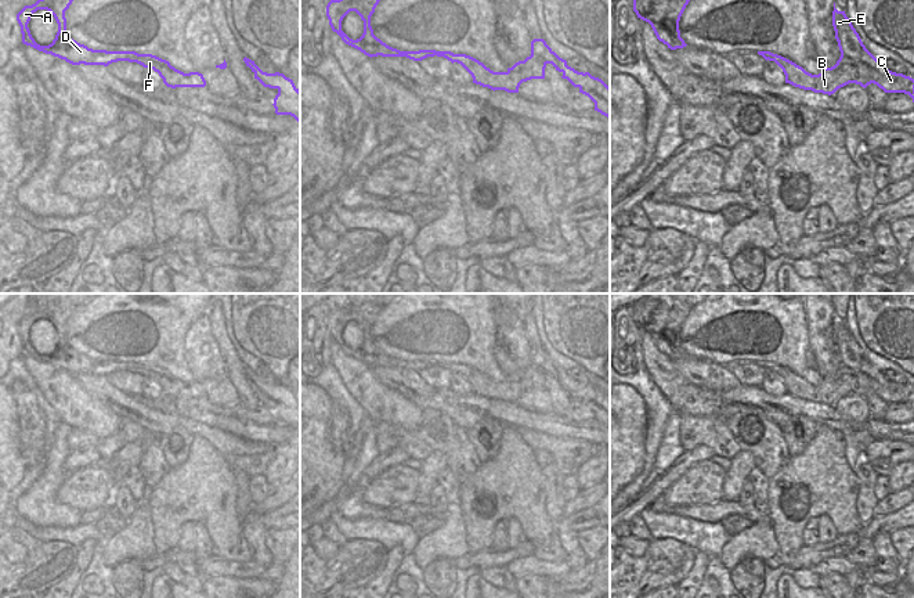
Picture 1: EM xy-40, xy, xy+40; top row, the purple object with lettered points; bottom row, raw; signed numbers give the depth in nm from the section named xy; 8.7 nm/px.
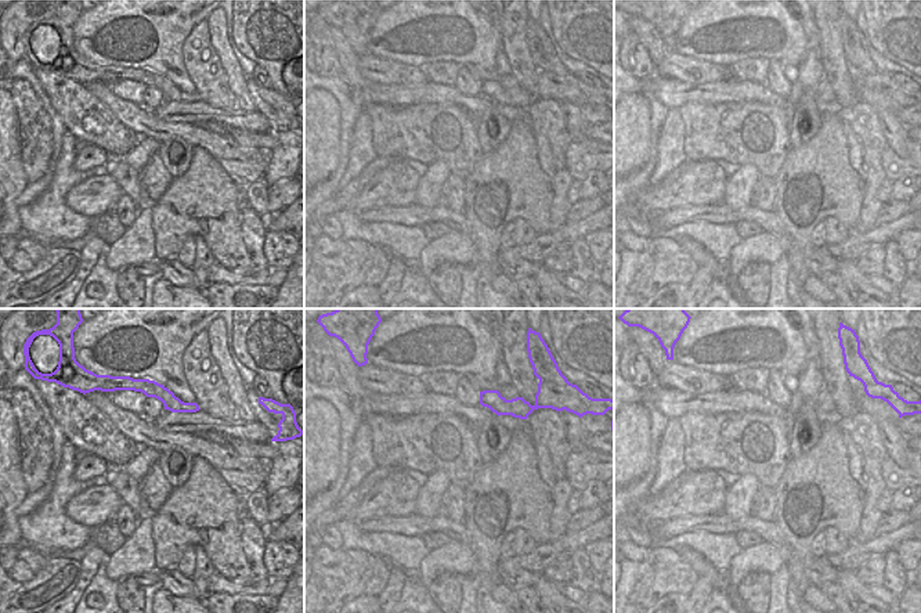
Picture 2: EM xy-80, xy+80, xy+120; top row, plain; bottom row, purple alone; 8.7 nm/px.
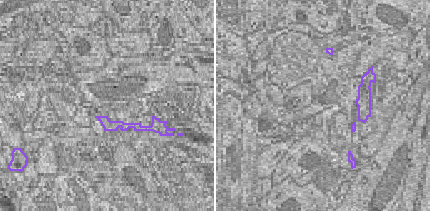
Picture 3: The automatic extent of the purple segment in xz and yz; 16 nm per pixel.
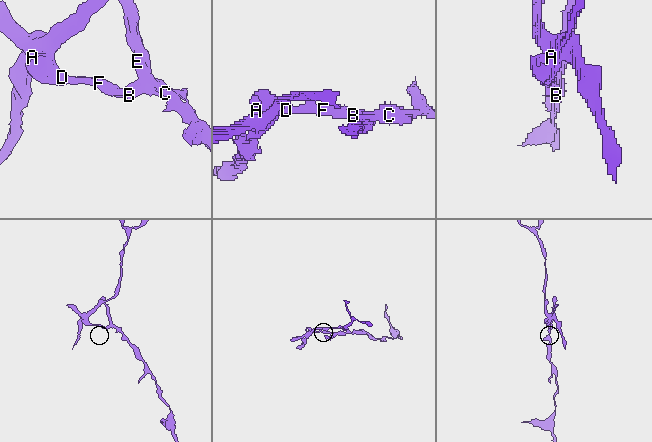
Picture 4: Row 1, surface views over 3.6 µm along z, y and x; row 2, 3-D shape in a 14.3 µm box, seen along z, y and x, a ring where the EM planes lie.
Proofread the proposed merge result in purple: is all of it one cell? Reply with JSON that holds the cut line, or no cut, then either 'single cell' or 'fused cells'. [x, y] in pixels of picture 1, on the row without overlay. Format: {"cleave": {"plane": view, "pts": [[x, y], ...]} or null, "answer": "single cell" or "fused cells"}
{"cleave": {"plane": "xy", "pts": [[508, 378], [520, 381], [528, 389]]}, "answer": "fused cells"}

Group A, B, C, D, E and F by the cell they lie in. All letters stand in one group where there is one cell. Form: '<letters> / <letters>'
A B D F / C E

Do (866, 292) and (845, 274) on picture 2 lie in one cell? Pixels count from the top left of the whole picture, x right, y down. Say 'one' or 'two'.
one

